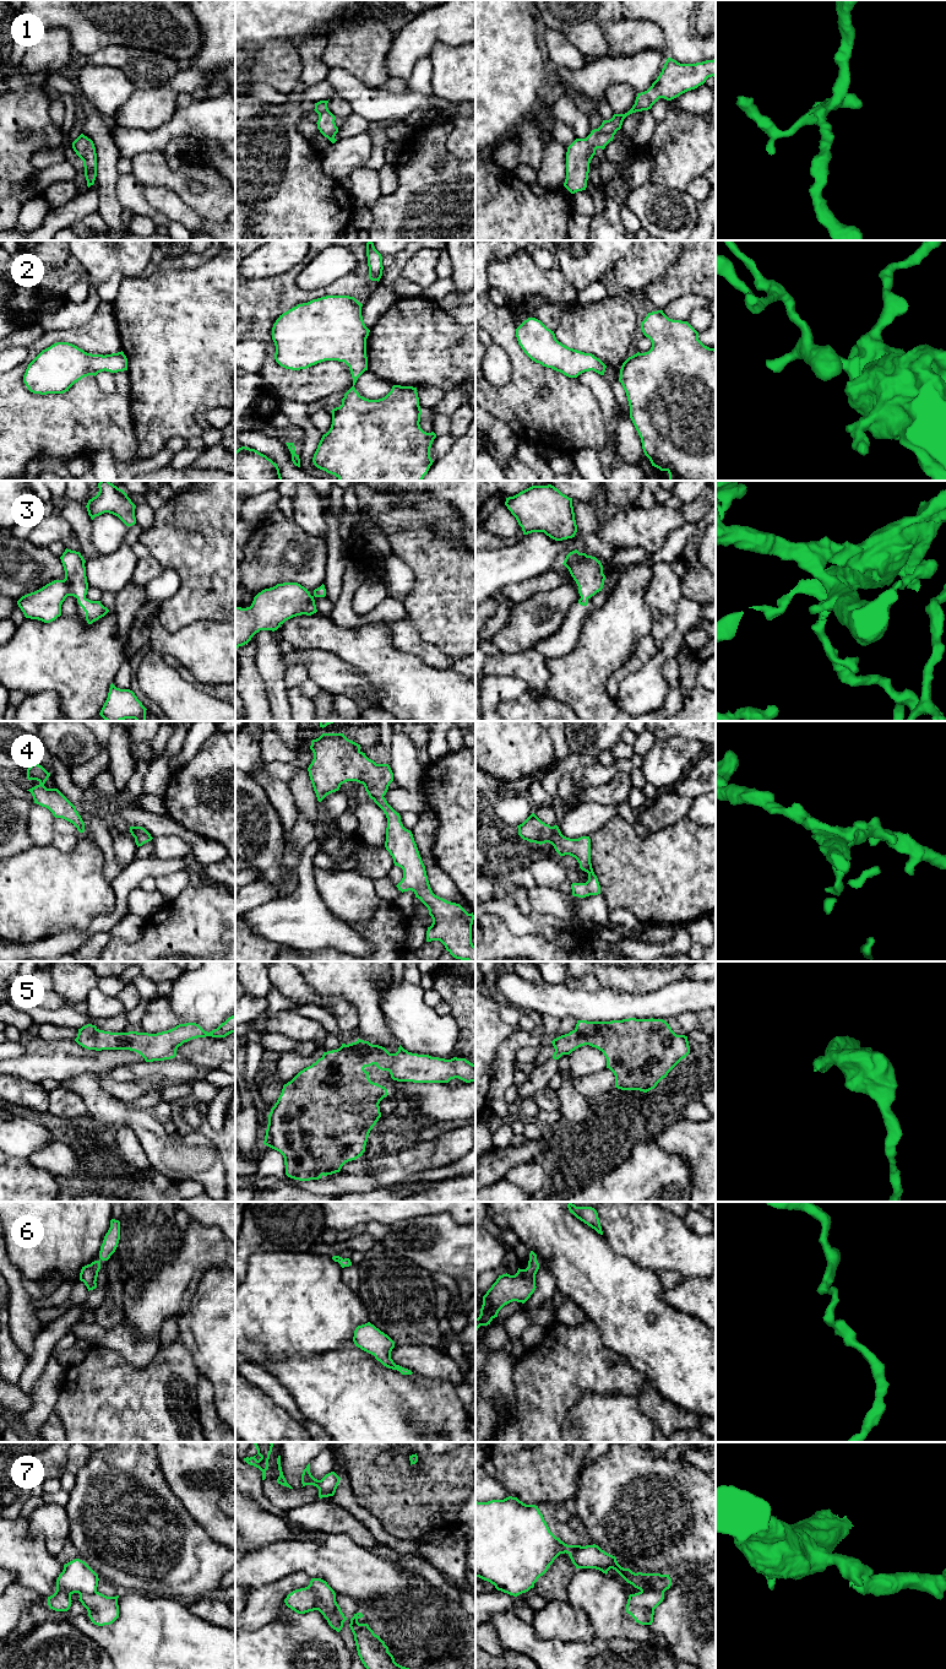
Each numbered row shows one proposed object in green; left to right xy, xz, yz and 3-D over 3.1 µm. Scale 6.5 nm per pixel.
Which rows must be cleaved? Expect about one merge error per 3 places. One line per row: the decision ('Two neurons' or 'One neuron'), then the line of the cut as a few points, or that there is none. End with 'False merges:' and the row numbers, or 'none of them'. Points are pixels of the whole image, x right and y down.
1: One neuron. No split
2: One neuron. No split
3: One neuron. No split
4: One neuron. No split
5: One neuron. No split
6: One neuron. No split
7: Two neurons. Split along yz (663, 1591), (641, 1592)
False merges: 7

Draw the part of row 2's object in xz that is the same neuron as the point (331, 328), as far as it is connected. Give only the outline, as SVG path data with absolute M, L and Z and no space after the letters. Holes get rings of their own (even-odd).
M326 296L283 313L272 327L274 359L281 367L292 370L306 369L325 361L344 362L349 367L353 386L344 394L342 405L331 411L331 428L322 435L312 457L317 468L335 475L339 481L422 481L434 462L430 448L436 434L420 428L422 410L417 388L393 385L391 391L379 400L365 399L354 388L358 378L368 370L366 338L370 330L364 324L361 307L354 297Z

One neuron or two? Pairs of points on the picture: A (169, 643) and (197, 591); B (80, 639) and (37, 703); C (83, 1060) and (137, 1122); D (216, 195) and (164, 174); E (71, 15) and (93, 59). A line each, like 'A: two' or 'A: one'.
A: two
B: two
C: two
D: one
E: two

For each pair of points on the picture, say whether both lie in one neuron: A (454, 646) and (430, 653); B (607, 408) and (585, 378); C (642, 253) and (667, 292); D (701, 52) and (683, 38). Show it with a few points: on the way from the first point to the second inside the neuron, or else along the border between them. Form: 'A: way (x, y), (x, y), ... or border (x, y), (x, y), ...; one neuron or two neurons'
A: border (418, 633), (424, 640), (455, 659); two neurons
B: way (607, 400), (604, 394), (593, 383); one neuron
C: border (679, 258), (641, 293); two neurons
D: way (696, 49), (688, 43); one neuron

